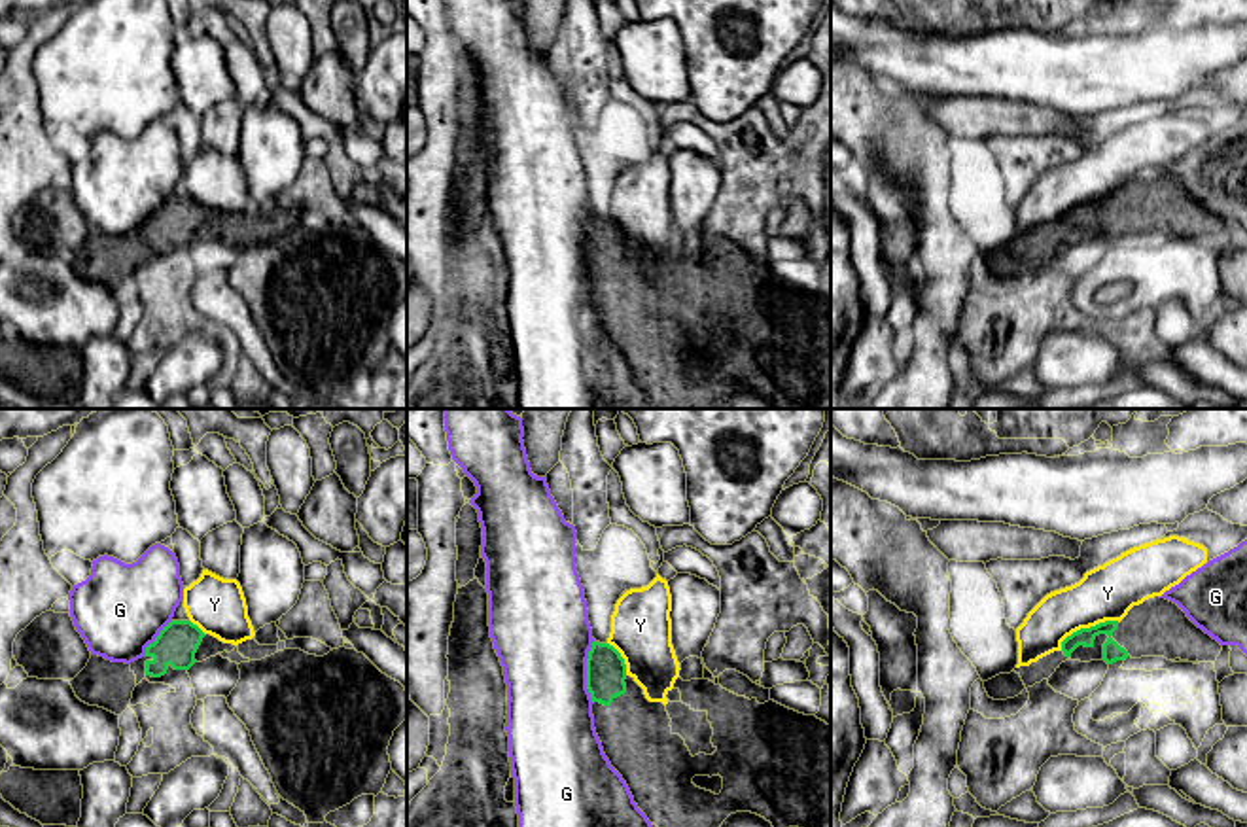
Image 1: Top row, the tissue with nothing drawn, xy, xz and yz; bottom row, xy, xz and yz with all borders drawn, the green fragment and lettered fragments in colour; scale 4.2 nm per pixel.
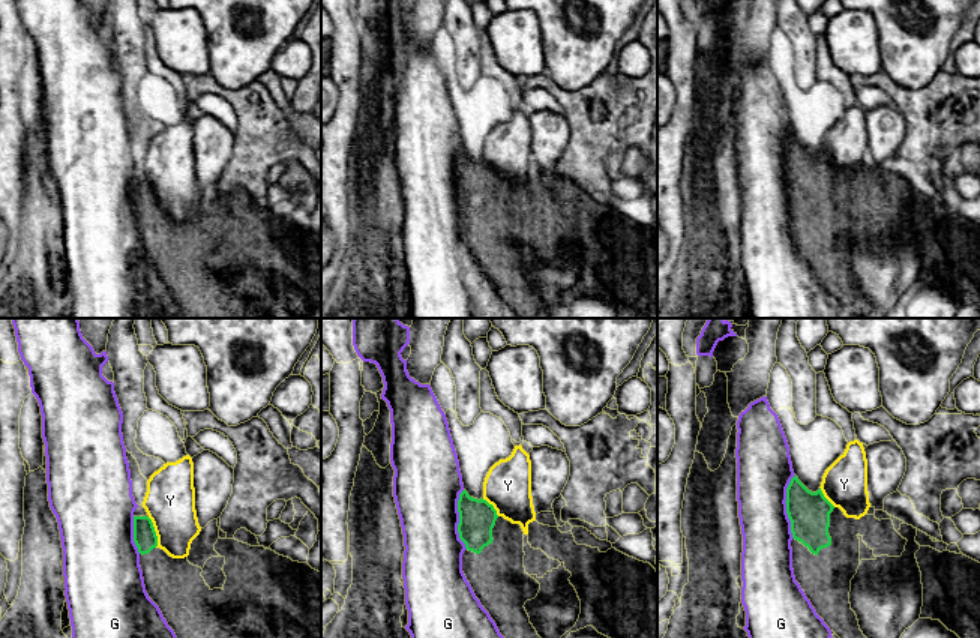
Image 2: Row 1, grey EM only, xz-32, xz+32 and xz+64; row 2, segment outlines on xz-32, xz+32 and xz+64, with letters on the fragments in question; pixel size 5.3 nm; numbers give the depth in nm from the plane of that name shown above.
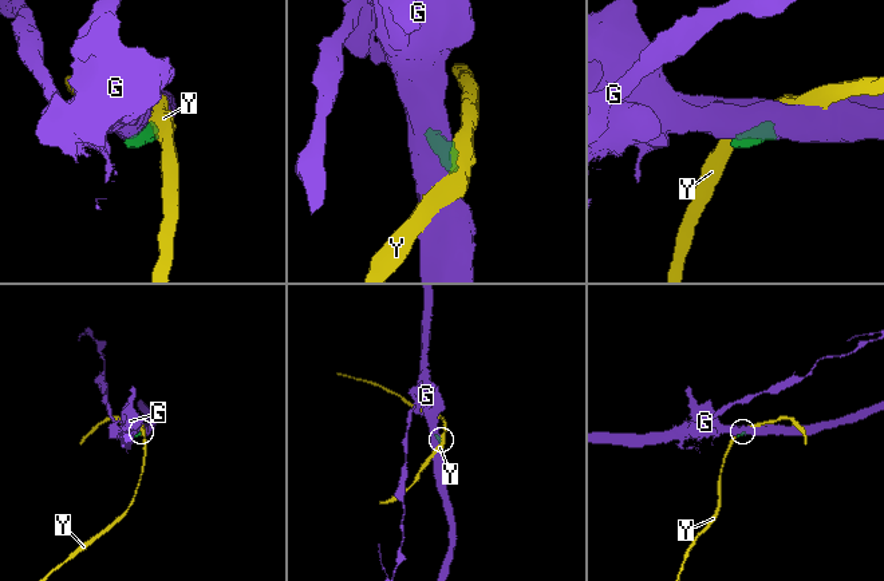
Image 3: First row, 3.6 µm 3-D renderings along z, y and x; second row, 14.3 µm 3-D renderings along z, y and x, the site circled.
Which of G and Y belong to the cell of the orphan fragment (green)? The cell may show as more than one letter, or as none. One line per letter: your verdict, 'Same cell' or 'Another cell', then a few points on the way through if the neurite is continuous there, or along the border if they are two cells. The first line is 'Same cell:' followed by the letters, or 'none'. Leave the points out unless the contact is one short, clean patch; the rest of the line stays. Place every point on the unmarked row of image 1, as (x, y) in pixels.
Same cell: none
G: Another cell
Y: Another cell. Boundary: yz (1119, 197), (1081, 203), (1062, 218), (1060, 226)

